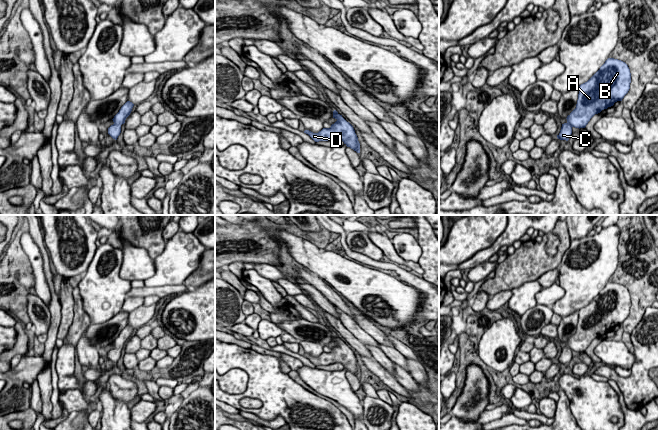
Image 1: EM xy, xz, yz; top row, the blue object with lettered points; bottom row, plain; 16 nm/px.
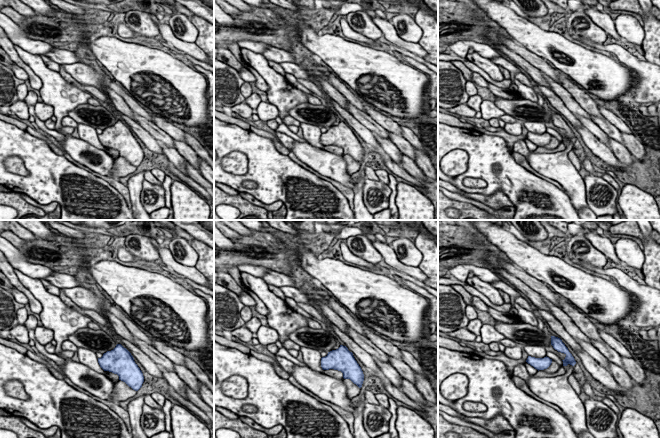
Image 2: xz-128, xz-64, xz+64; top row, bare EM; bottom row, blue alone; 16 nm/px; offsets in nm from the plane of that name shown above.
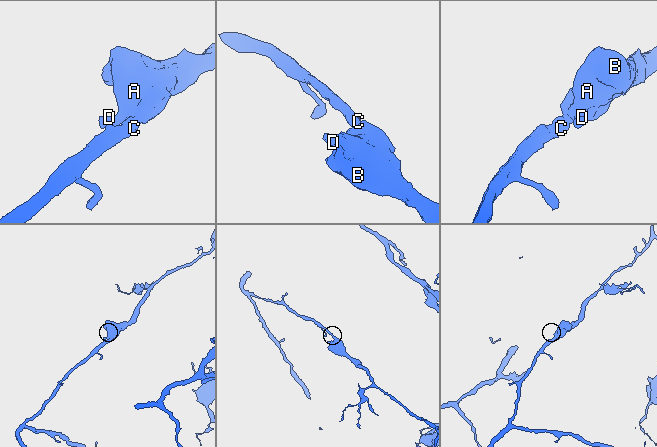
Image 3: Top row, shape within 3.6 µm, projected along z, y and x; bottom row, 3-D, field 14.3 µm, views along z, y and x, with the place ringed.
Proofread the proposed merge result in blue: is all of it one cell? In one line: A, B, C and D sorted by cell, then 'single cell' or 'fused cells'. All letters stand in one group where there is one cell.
A B C D; single cell

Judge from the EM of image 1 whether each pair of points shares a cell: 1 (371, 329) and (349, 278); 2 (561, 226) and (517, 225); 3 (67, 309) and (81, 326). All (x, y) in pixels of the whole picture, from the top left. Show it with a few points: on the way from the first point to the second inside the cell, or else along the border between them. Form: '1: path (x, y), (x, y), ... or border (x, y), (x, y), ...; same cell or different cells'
1: border (355, 307), (369, 319); different cells
2: border (554, 225), (552, 232), (559, 239), (557, 249); different cells
3: border (73, 294), (73, 321), (65, 339); different cells

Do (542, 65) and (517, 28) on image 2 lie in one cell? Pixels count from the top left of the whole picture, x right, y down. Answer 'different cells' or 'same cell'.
different cells

